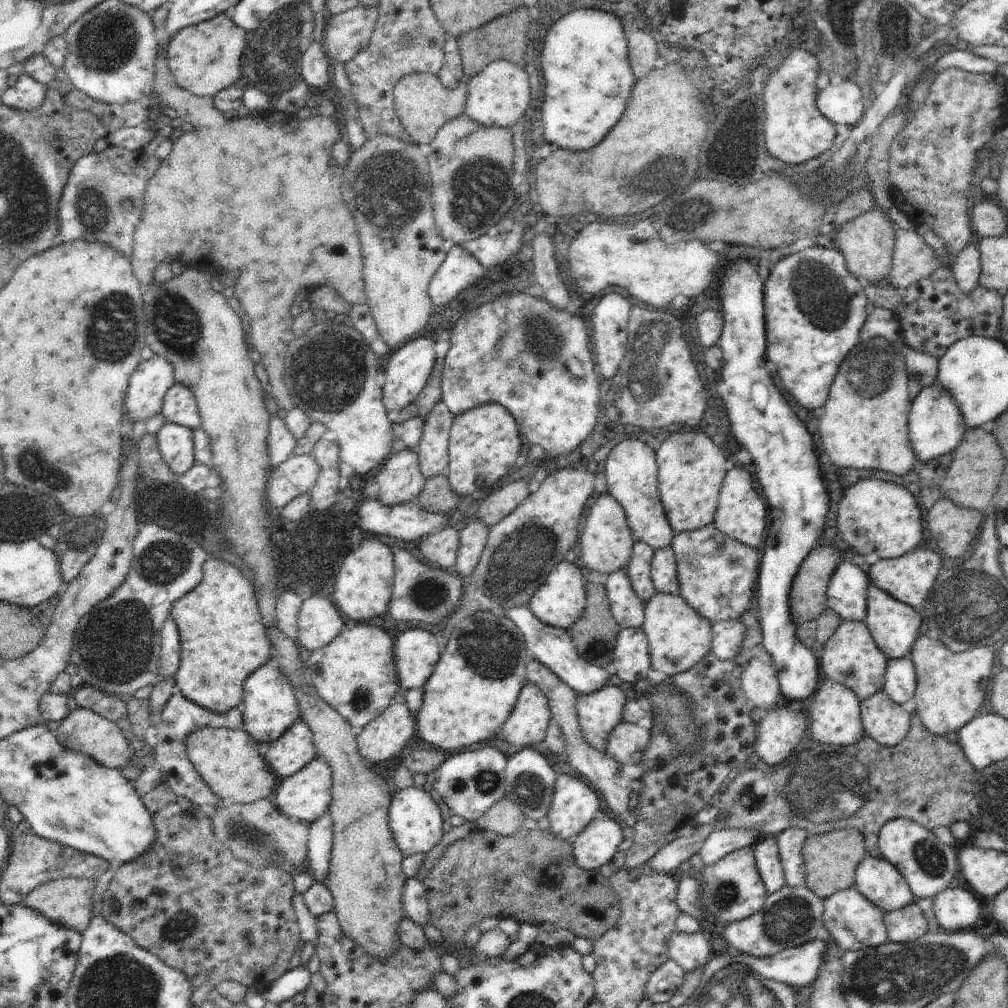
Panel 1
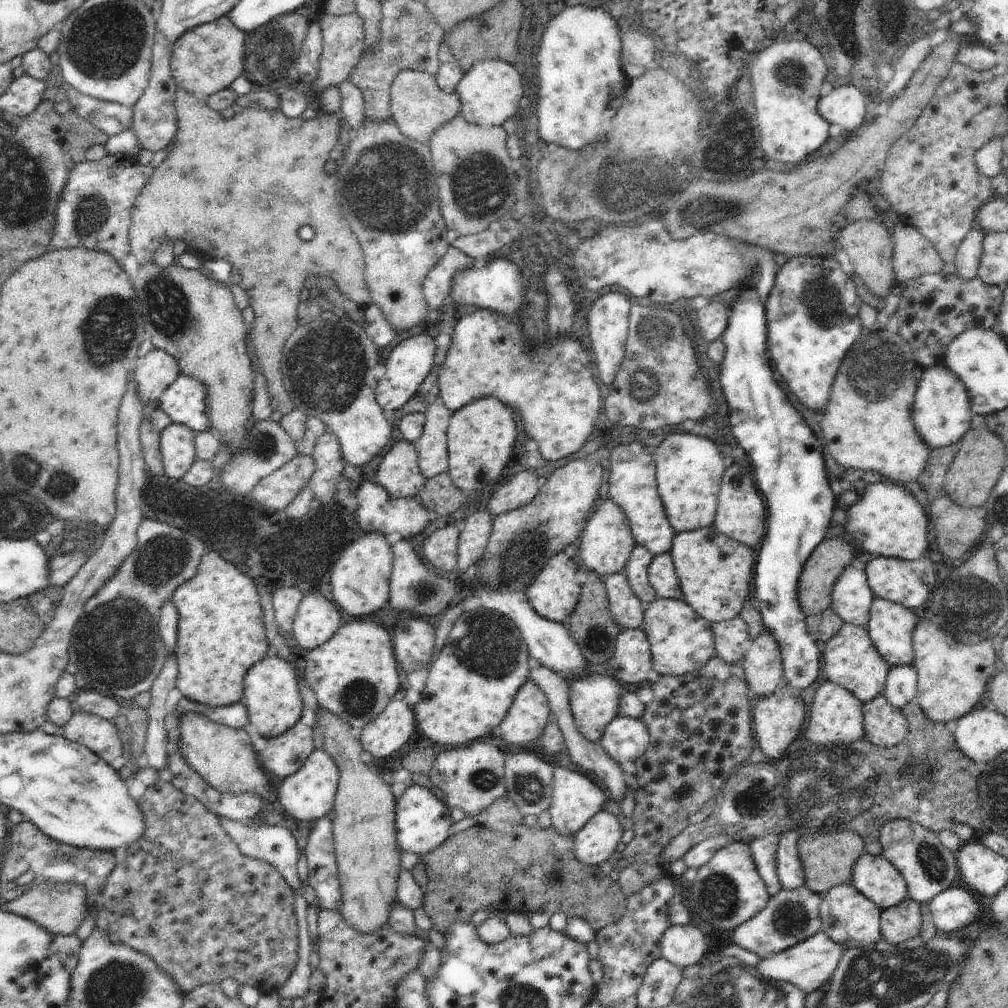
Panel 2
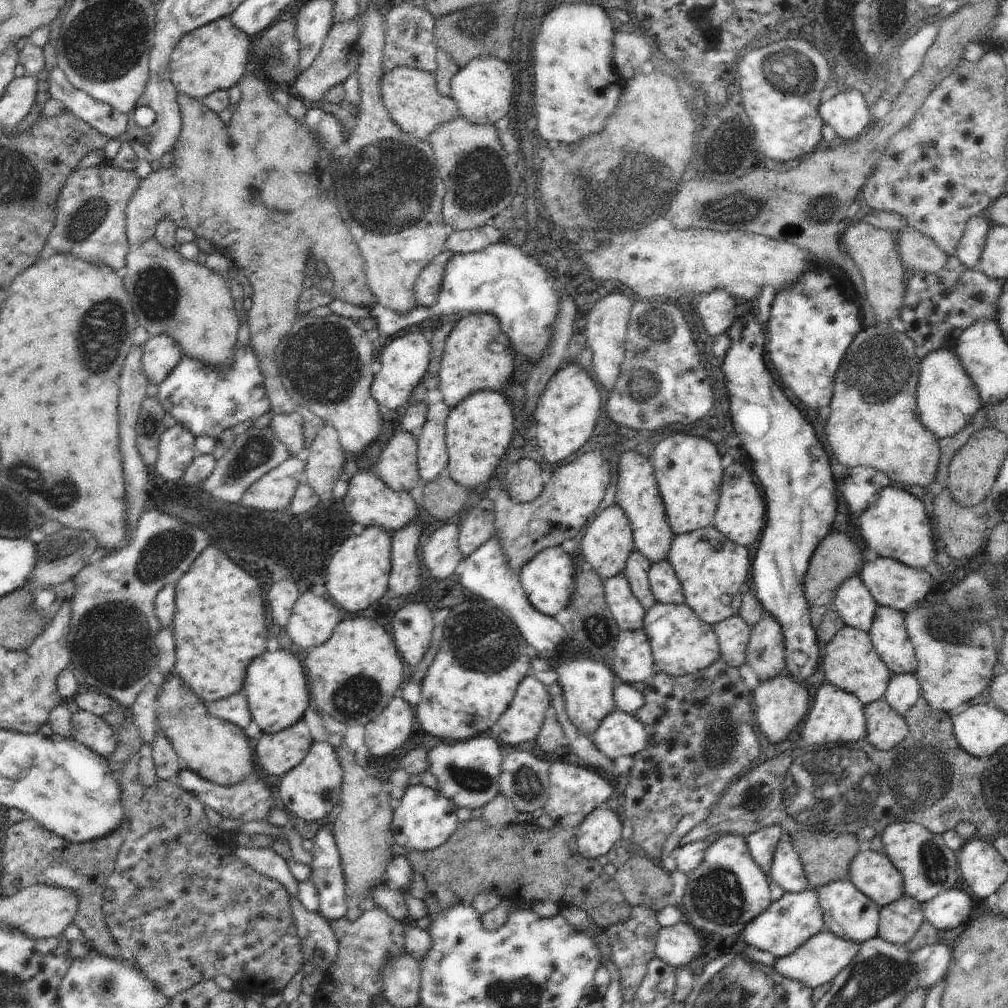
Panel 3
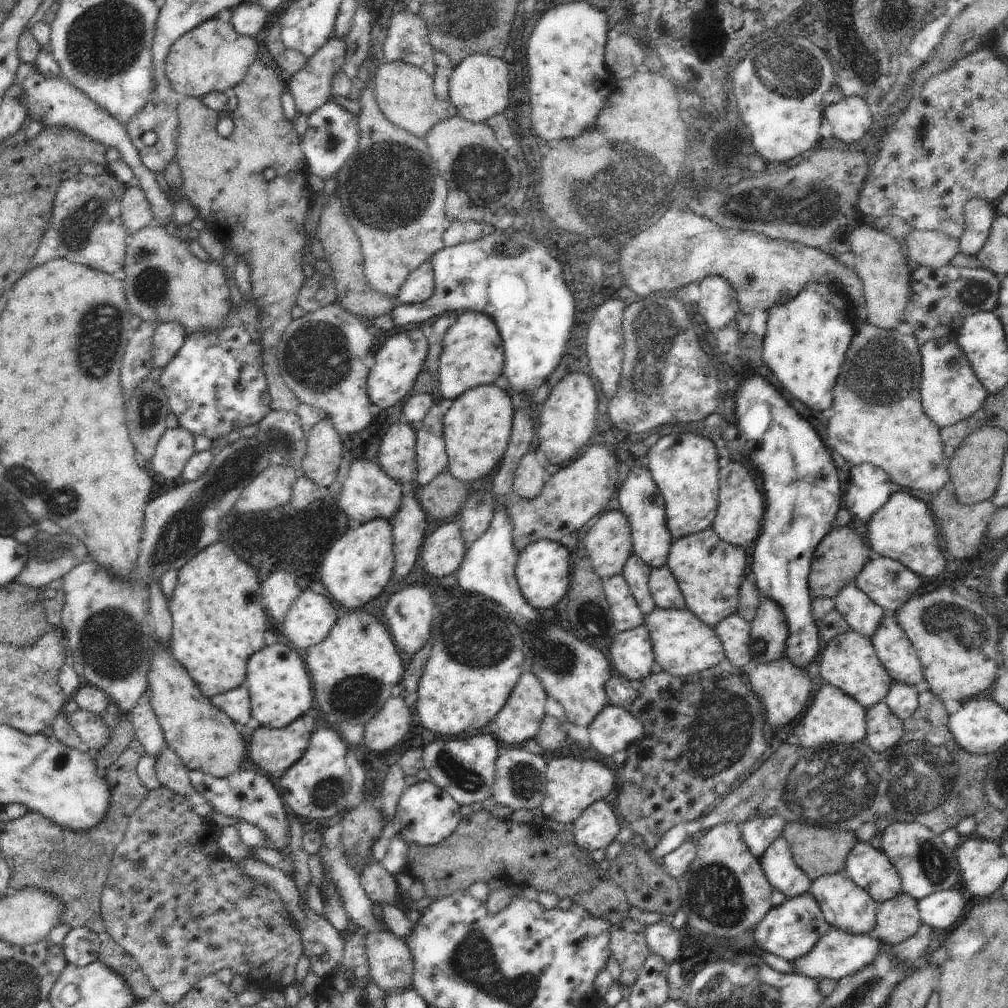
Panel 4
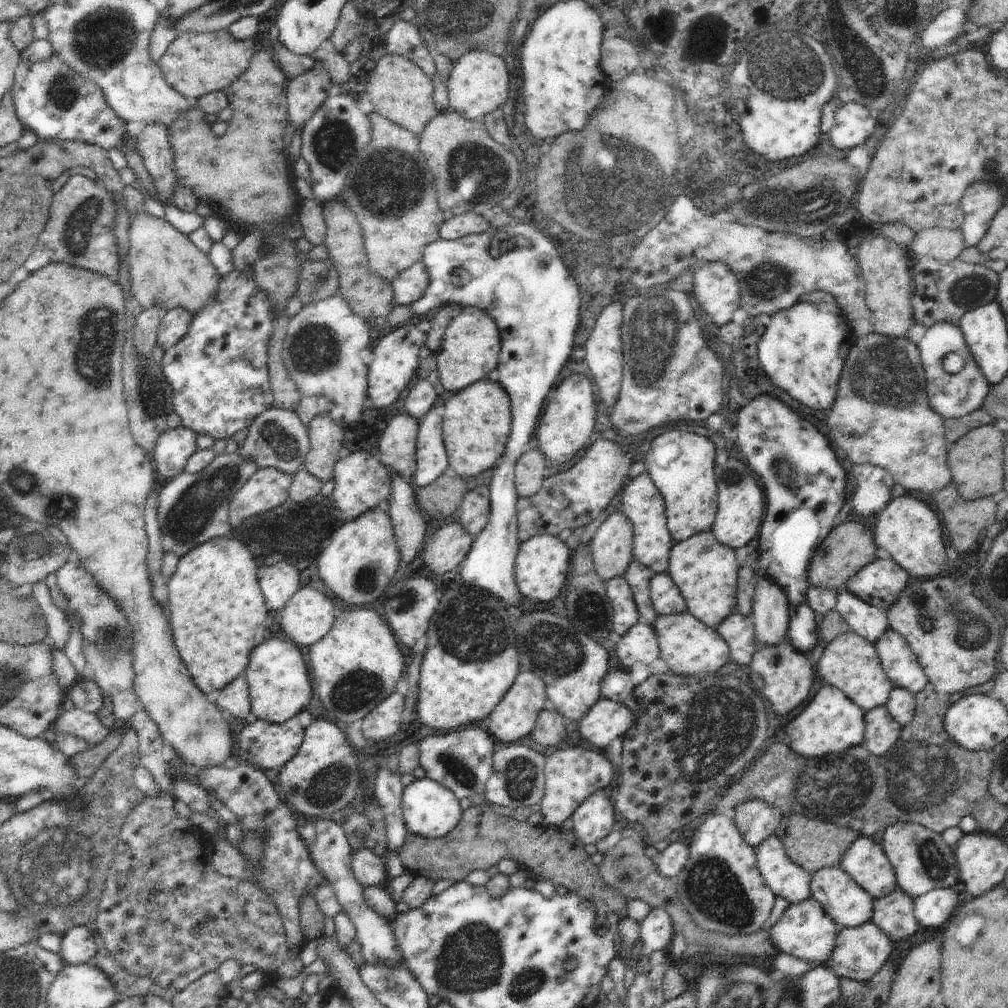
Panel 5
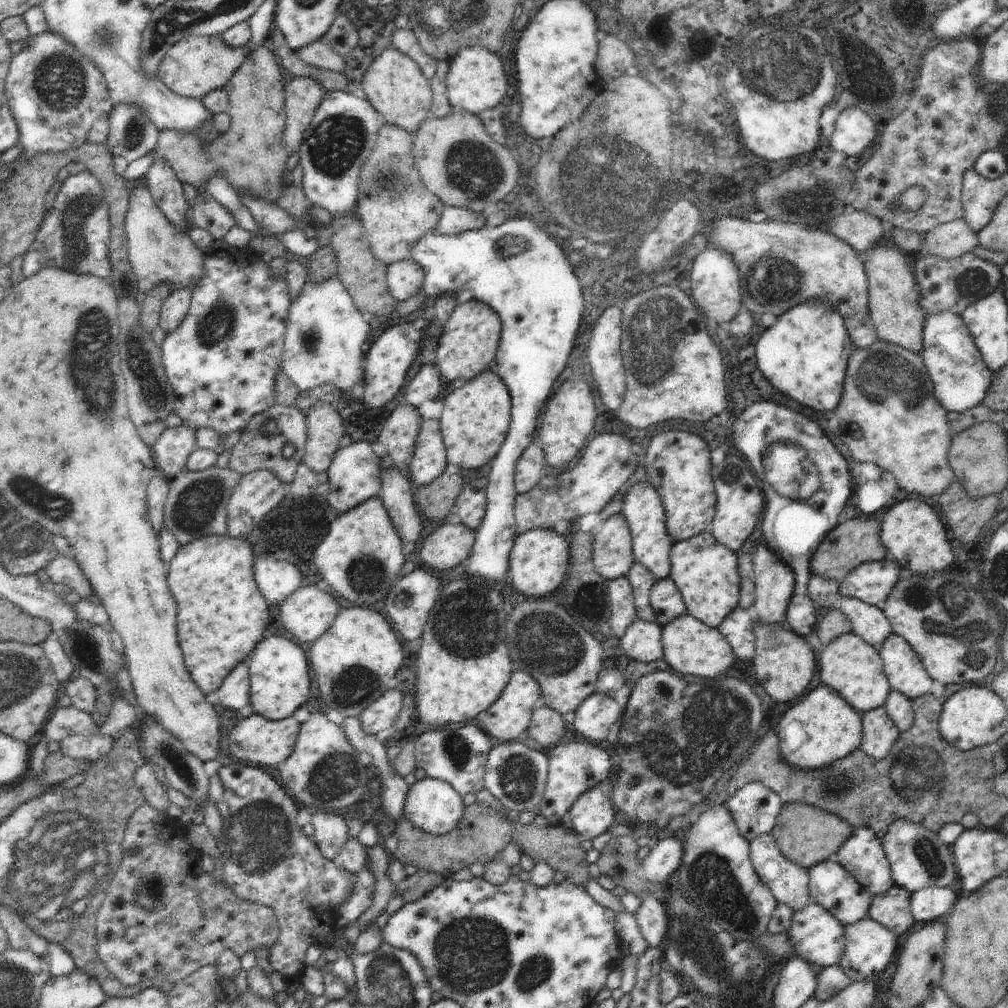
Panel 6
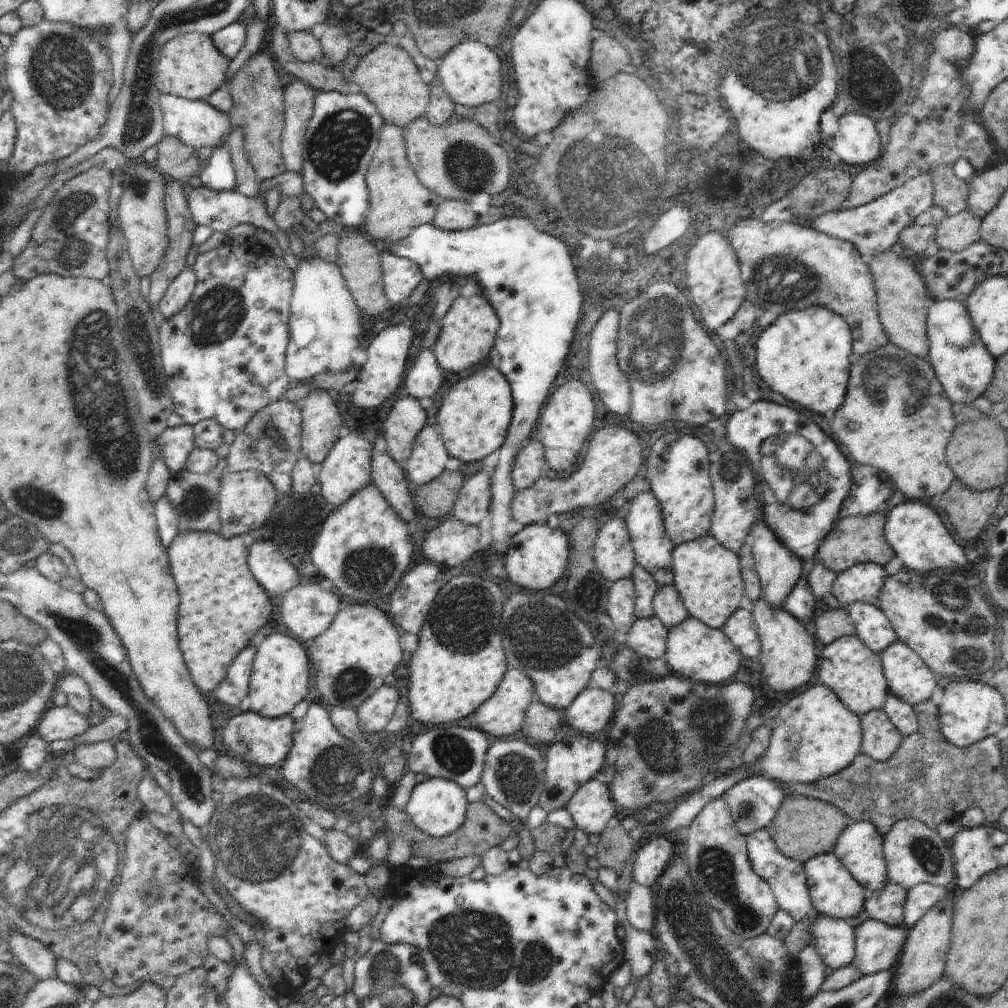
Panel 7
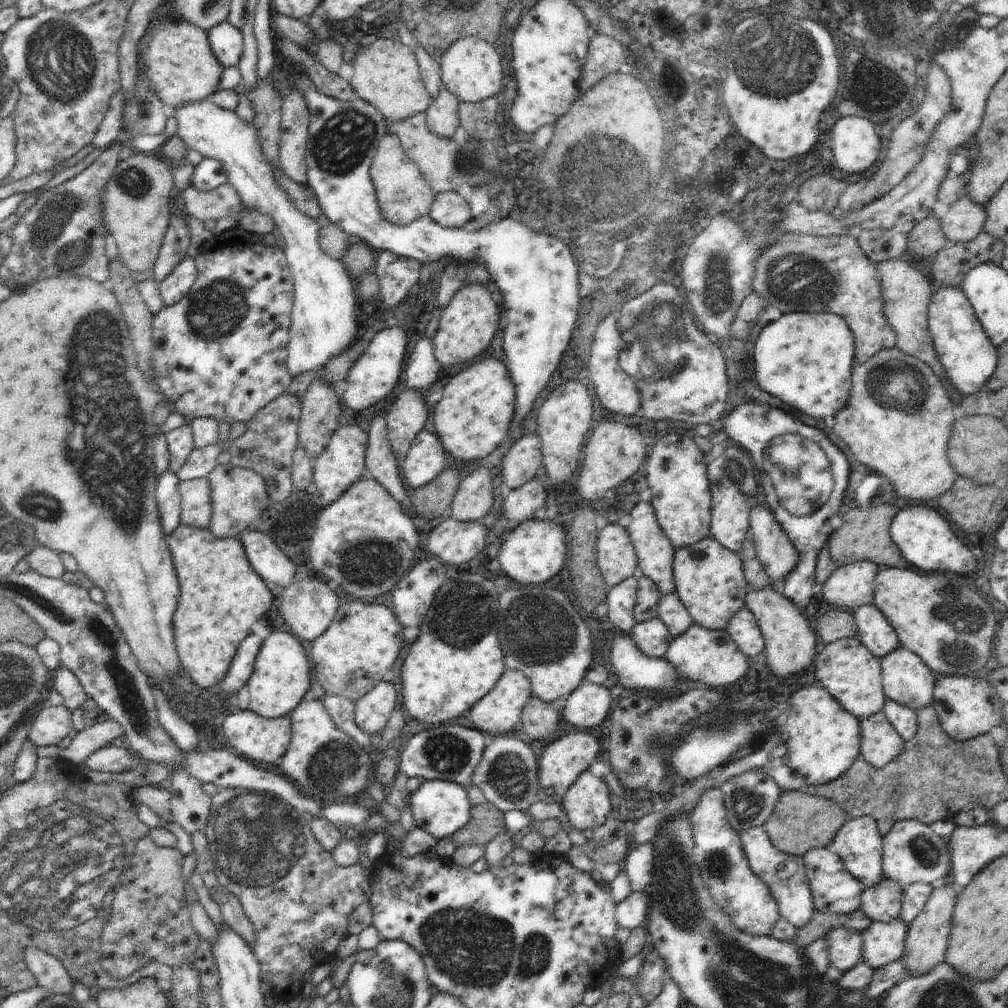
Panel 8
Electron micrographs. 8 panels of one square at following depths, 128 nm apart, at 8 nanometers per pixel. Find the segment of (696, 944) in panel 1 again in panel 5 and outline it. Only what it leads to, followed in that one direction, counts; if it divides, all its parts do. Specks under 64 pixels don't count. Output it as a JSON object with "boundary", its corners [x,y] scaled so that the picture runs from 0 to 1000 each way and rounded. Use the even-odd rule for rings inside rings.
{"boundary":[[[649,902],[636,915],[635,929],[638,937],[638,946],[647,943],[659,943],[665,940],[671,921],[665,907],[657,902]]]}

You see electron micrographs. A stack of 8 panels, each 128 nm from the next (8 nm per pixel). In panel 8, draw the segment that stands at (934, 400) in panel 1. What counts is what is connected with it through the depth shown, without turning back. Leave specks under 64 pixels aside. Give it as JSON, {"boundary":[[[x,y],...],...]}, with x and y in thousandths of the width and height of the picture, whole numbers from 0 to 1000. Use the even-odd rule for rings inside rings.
{"boundary":[[[946,285],[928,287],[921,307],[921,323],[927,347],[947,389],[962,395],[980,379],[990,359],[990,346],[978,333],[962,299],[955,288]]]}

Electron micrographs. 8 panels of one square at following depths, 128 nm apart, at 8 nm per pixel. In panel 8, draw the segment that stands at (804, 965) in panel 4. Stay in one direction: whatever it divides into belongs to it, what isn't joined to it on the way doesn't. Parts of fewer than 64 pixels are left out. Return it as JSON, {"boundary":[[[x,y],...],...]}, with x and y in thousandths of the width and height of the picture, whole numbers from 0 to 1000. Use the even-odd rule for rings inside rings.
{"boundary":[[[893,910],[882,916],[865,914],[855,925],[855,954],[869,962],[894,951],[900,925],[901,920]]]}

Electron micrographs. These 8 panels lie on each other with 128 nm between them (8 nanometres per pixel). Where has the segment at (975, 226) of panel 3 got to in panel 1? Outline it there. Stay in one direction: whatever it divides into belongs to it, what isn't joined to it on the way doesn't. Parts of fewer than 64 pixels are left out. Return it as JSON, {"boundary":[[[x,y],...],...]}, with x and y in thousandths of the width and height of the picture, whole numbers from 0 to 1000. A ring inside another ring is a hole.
{"boundary":[[[966,232],[963,240],[956,248],[953,248],[947,258],[944,268],[945,276],[955,291],[962,292],[970,284],[971,272],[973,269],[973,250],[971,240],[974,237]]]}

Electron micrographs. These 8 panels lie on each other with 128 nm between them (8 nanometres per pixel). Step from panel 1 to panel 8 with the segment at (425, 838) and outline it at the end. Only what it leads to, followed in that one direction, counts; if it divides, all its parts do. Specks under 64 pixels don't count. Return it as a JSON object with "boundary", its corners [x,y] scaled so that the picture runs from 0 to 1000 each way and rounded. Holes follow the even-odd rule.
{"boundary":[[[438,773],[420,776],[406,790],[406,801],[411,811],[411,817],[433,832],[447,830],[453,823],[462,819],[467,811],[467,799],[462,781]]]}

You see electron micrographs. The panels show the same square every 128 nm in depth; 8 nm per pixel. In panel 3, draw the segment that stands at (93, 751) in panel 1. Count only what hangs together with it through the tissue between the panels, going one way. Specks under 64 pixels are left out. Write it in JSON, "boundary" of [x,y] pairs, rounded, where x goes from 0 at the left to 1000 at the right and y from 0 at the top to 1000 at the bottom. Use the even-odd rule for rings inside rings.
{"boundary":[[[77,705],[70,712],[70,731],[102,750],[105,755],[113,748],[117,729],[101,711],[87,705]]]}

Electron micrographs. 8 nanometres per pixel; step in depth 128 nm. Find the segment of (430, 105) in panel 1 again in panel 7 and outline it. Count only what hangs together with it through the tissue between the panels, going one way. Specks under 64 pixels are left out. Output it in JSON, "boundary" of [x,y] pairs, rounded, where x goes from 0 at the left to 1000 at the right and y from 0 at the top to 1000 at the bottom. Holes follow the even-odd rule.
{"boundary":[[[395,43],[379,44],[368,50],[351,68],[349,79],[371,102],[385,124],[401,129],[423,111],[428,86],[420,81],[411,59]]]}

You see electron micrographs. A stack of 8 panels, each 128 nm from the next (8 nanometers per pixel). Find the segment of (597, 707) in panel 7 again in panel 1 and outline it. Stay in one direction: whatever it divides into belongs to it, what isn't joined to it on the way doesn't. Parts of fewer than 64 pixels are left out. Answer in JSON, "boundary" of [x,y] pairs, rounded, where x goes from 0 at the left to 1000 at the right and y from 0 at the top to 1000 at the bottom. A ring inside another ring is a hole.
{"boundary":[[[615,715],[607,725],[601,746],[618,759],[634,758],[645,733],[645,723]]]}

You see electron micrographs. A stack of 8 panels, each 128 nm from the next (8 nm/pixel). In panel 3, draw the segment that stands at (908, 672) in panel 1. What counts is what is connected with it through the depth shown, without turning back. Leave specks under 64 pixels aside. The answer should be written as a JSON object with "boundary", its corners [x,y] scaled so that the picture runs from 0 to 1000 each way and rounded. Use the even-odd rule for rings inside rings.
{"boundary":[[[905,668],[884,670],[877,693],[891,707],[897,710],[914,691],[914,681]]]}

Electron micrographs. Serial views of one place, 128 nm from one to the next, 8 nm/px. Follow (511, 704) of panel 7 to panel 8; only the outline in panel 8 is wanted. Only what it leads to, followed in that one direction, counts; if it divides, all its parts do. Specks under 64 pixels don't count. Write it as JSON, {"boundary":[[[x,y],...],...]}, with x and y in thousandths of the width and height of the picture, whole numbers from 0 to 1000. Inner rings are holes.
{"boundary":[[[501,664],[492,681],[459,709],[447,714],[450,719],[466,721],[486,728],[501,729],[515,722],[520,700],[529,689],[526,676],[518,666]]]}

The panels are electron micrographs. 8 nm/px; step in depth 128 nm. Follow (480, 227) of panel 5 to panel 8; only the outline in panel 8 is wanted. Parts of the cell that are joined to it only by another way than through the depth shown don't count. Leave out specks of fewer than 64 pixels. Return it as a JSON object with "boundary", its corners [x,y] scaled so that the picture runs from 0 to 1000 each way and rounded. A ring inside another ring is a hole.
{"boundary":[[[452,189],[435,191],[425,213],[439,225],[458,226],[469,217],[466,203]]]}

